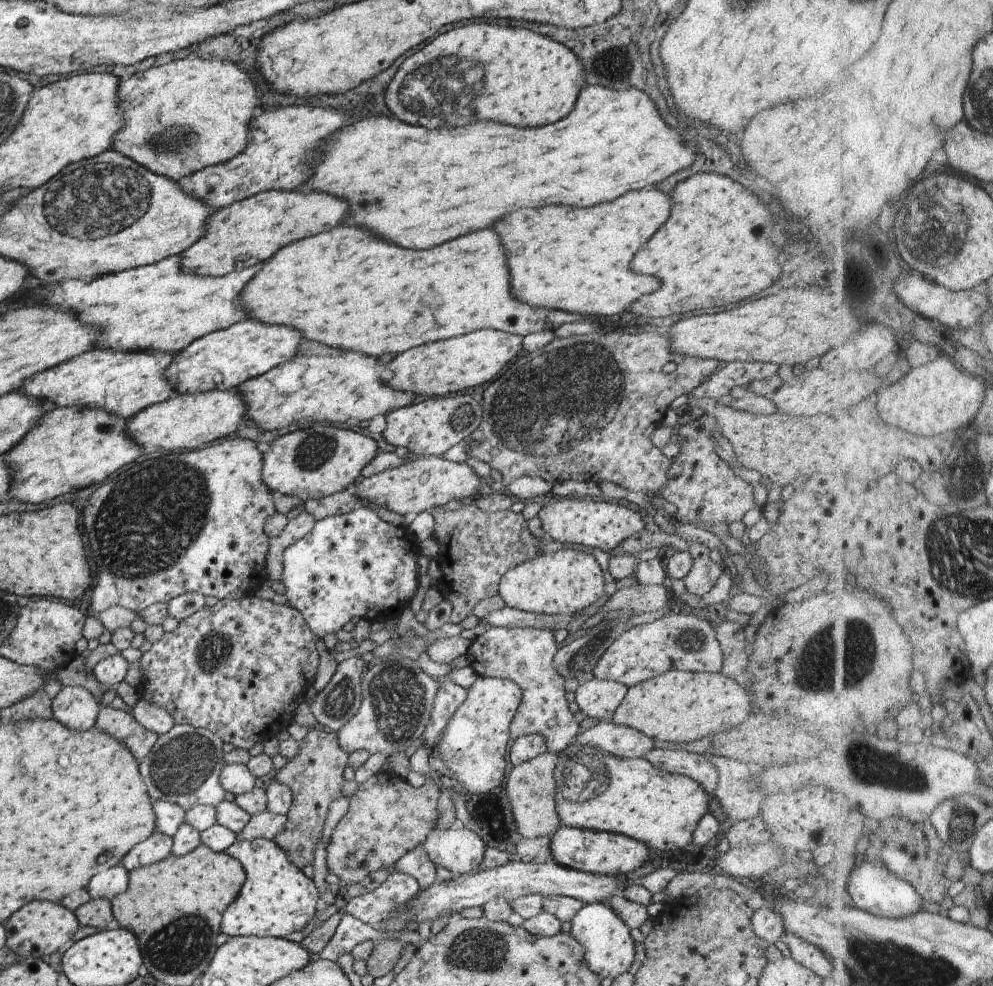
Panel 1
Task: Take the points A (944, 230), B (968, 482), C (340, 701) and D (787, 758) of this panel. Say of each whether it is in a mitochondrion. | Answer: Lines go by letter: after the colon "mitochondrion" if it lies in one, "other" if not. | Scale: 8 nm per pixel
A: mitochondrion
B: mitochondrion
C: mitochondrion
D: other

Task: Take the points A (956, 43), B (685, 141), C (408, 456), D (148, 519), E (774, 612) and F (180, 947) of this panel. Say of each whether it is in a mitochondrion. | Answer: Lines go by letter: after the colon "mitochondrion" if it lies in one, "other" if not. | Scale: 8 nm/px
A: other
B: other
C: other
D: mitochondrion
E: other
F: mitochondrion

